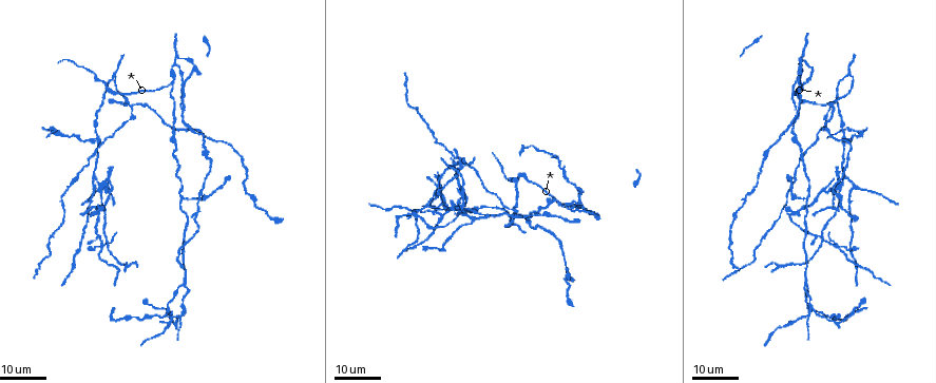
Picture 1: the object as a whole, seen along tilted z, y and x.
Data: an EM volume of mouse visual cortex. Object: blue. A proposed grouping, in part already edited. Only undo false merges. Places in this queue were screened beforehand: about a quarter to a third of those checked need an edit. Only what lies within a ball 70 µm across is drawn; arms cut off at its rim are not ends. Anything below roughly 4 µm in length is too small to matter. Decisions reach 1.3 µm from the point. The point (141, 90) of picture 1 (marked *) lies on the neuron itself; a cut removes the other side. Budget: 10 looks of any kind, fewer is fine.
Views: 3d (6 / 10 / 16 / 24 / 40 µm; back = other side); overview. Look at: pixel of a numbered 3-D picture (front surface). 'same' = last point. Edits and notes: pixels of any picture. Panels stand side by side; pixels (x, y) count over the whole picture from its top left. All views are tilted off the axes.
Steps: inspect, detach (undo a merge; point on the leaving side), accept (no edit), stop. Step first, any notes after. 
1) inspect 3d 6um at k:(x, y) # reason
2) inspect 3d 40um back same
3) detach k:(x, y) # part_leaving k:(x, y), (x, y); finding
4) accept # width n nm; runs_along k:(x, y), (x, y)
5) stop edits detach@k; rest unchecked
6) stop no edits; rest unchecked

inspect 3d 24um at 1:(172, 84) # two arms in line, one across

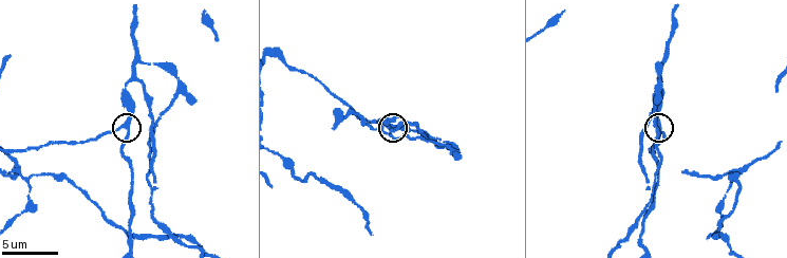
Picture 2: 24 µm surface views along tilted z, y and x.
inspect 3d 6um at 2:(125, 126)

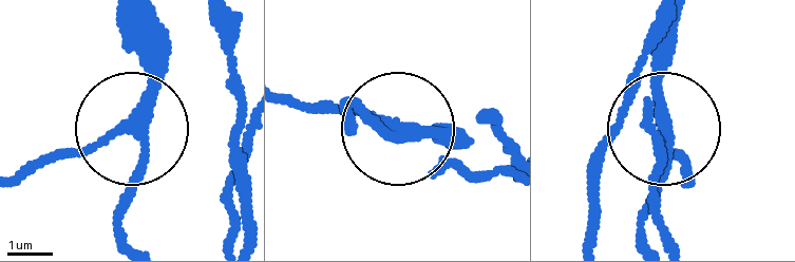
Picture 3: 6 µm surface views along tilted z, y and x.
accept # width 220 nm; runs_along 3:(24, 171), (124, 130), (154, 73), (154, 16); all the same neuron

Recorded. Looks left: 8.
inspect 3d 10um at 2:(141, 60) # a fork

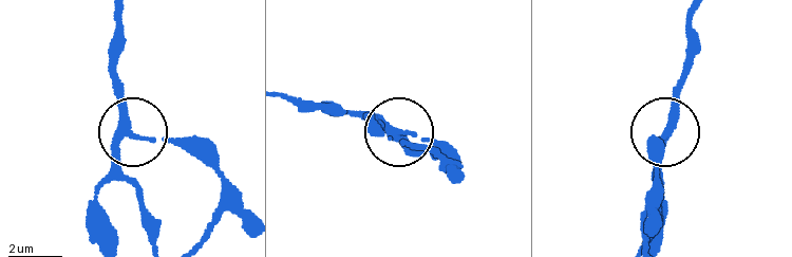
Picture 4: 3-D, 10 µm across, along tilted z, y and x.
inspect 3d 10um back at 4:(663, 132)

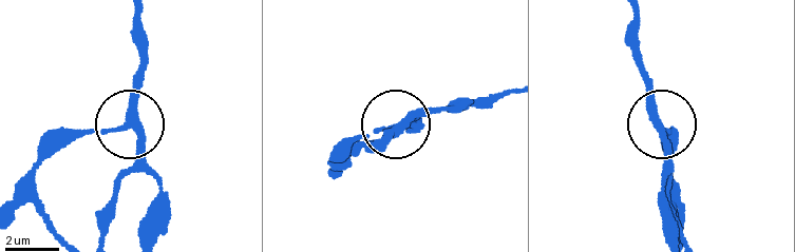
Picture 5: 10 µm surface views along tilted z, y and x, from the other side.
accept # side_arm 5 um; runs_along 5:(148, 233), (159, 179), (127, 118), (146, 52); one neuron here

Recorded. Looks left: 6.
inspect 3d 16um at 1:(98, 139) # a fork

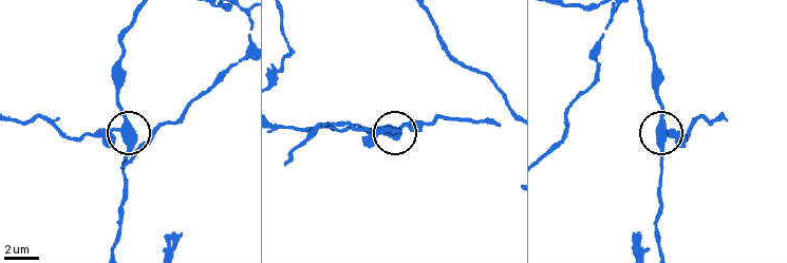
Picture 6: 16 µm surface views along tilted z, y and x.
inspect 3d 10um at 6:(121, 130)

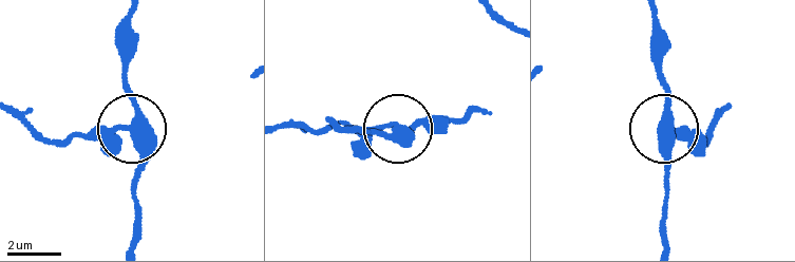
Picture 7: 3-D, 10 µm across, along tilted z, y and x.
detach 7:(120, 143) # arms 3; part_leaving 7:(132, 127), (98, 127), (58, 141), (19, 120); a second neuron is stuck on

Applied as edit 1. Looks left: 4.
inspect 3d 16um at 2:(22, 174) # four-way junction

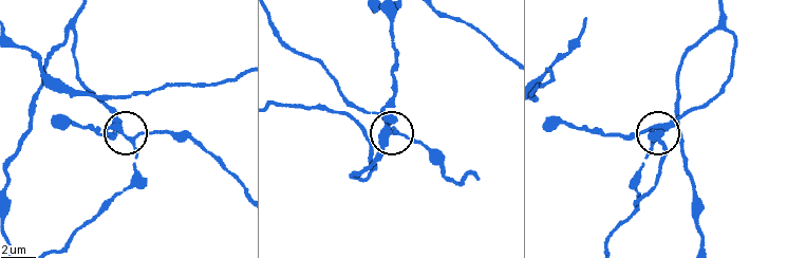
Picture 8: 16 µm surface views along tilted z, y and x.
accept # one neuron here

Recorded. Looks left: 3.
inspect 3d 24um at 1:(808, 200) # branch point

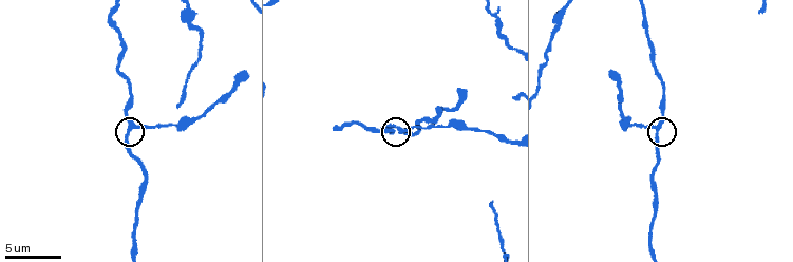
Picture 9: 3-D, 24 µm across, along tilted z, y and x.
inspect 3d 10um at 9:(658, 126)

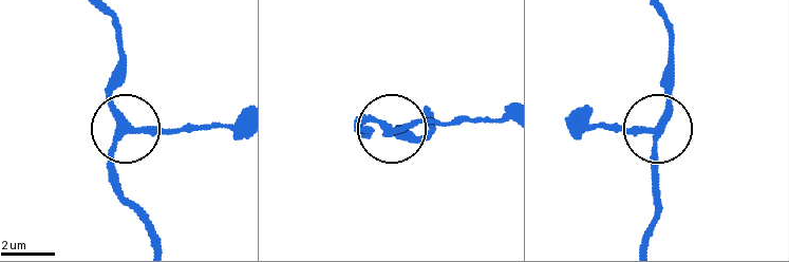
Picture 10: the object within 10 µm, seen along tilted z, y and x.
accept # side_arm 14 um; arms 3; all the same neuron

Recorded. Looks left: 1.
stop edits detach@7; rest unchecked

